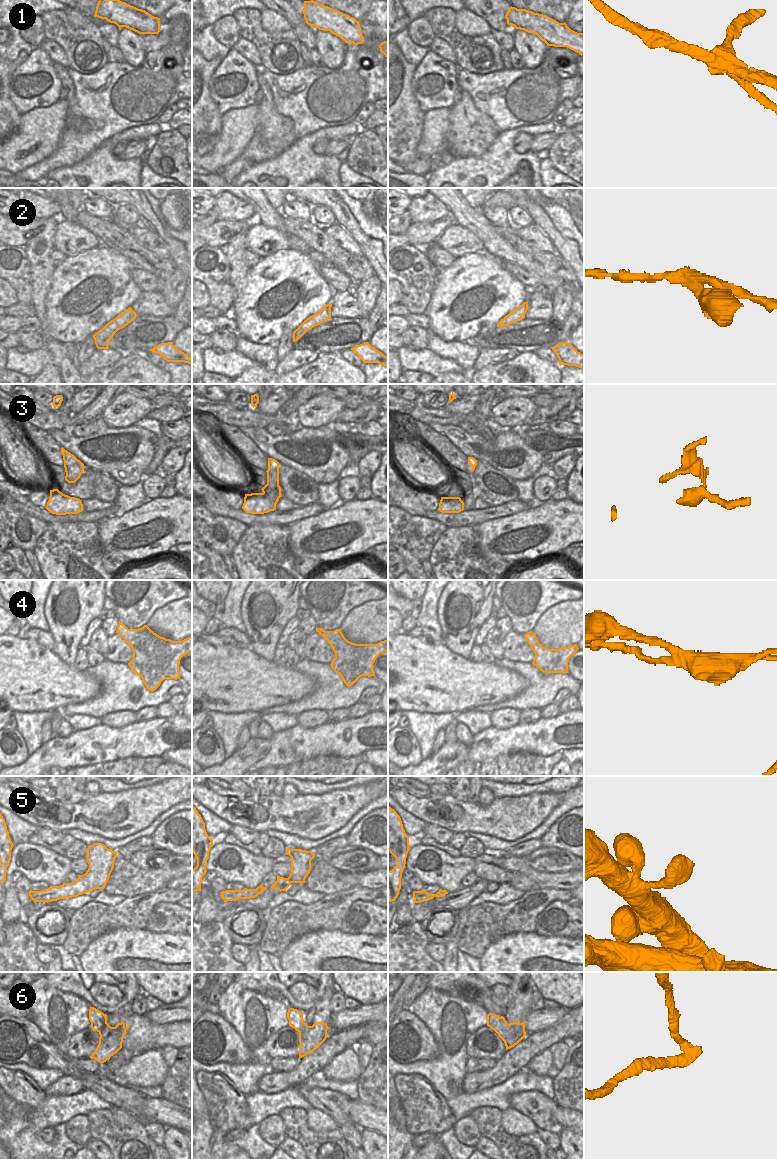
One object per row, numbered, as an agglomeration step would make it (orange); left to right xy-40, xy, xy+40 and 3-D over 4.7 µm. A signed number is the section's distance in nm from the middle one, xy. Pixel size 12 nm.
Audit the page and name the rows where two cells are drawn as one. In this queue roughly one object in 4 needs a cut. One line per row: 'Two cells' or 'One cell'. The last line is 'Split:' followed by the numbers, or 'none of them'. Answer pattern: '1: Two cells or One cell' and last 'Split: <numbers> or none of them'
1: Two cells
2: One cell
3: One cell
4: Two cells
5: One cell
6: Two cells
Split: 1, 4, 6

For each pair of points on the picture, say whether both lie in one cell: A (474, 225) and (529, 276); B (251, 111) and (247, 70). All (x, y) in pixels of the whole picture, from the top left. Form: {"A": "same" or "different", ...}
{"A": "different", "B": "different"}

